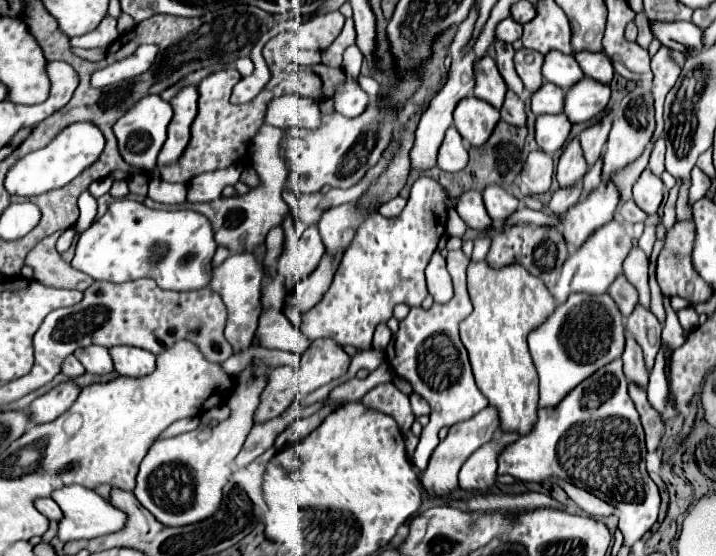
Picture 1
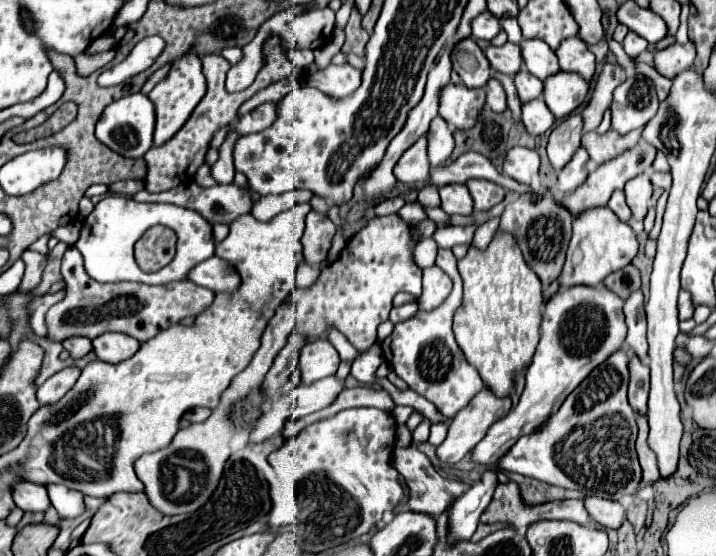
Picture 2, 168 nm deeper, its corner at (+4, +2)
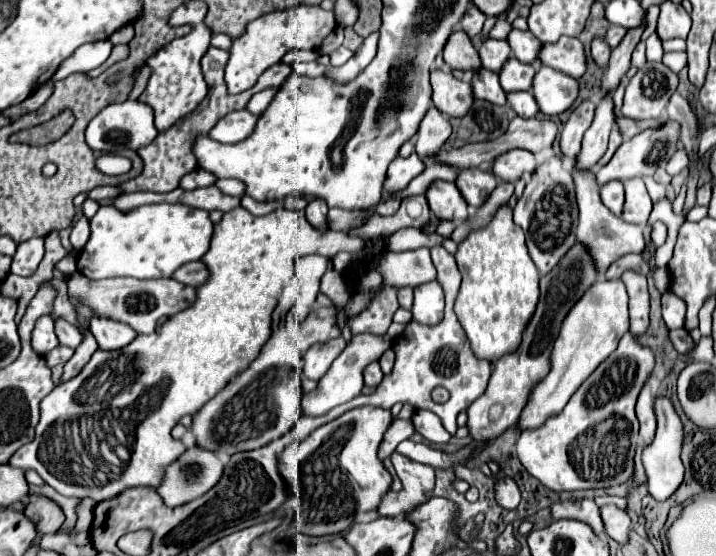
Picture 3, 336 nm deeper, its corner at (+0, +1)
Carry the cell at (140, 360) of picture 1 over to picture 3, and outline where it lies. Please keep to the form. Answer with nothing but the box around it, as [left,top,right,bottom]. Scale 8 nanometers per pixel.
[91,319,137,351]

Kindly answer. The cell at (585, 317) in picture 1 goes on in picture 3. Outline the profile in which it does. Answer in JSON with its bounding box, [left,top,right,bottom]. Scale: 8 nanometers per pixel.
[517,281,629,431]

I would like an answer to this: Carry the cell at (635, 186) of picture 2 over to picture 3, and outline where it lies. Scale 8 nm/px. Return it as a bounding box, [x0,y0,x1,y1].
[623,177,651,225]

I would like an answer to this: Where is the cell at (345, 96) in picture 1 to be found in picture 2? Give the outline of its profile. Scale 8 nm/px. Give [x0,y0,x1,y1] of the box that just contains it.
[305,64,361,98]

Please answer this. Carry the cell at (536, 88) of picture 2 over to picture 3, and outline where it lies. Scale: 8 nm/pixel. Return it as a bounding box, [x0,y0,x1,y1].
[499,59,535,93]

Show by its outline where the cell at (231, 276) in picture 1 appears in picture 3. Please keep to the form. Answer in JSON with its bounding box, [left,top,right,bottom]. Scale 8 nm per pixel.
[173,261,209,287]

